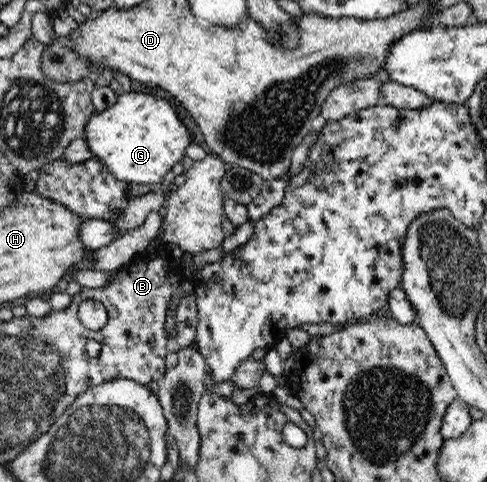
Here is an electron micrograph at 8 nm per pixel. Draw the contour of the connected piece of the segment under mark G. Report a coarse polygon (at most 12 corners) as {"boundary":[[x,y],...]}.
{"boundary":[[130,91],[84,139],[116,179],[163,180],[193,143],[170,102]]}

